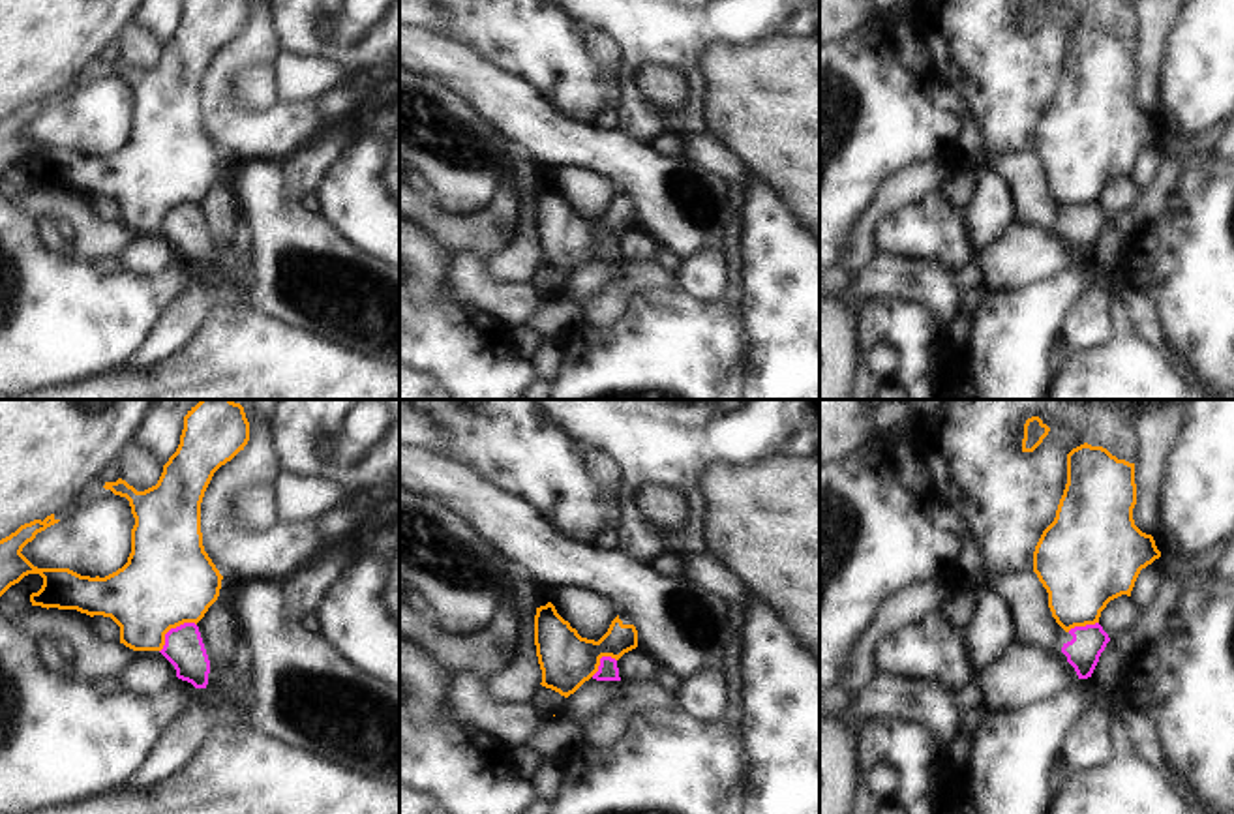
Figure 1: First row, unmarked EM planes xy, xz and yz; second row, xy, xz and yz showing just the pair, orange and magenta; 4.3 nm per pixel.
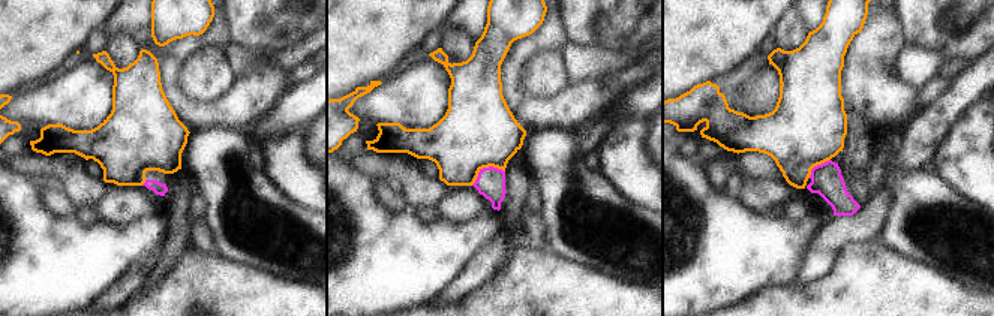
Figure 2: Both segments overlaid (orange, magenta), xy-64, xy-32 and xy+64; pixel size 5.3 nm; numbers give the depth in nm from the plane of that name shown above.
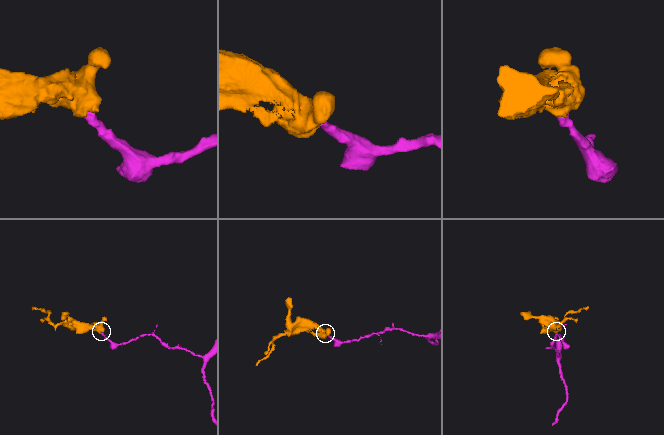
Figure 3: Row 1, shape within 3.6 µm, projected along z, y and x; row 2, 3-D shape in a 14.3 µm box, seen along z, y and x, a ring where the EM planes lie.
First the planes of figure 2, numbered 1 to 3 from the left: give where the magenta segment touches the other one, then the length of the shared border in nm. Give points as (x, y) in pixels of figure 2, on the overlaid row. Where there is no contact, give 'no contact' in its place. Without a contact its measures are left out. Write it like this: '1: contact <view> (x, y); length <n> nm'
1: contact xy-64 (143, 183); length 40 nm
2: contact xy-32 (485, 166); length 200 nm
3: contact xy+64 (816, 165); length 160 nm

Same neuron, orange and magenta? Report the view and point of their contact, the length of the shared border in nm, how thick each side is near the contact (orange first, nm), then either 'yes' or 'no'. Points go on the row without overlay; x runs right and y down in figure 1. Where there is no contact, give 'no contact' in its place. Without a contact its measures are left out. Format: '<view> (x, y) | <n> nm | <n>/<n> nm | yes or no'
xy (171, 207) | 200 nm | 380/170 nm | no

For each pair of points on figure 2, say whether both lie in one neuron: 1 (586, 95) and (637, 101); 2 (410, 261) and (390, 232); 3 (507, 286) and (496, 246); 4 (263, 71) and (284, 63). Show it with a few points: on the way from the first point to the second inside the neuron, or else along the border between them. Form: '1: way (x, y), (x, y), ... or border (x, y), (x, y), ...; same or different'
1: border (613, 102), (595, 119); different
2: way (402, 253), (390, 240); same
3: border (502, 264), (476, 288); different
4: border (264, 54), (273, 65), (287, 72); different

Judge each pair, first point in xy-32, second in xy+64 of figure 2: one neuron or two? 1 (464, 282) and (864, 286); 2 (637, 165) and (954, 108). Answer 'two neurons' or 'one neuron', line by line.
1: two neurons
2: two neurons

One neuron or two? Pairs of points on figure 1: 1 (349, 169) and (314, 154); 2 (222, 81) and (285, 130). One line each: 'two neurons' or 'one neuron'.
1: two neurons
2: one neuron

